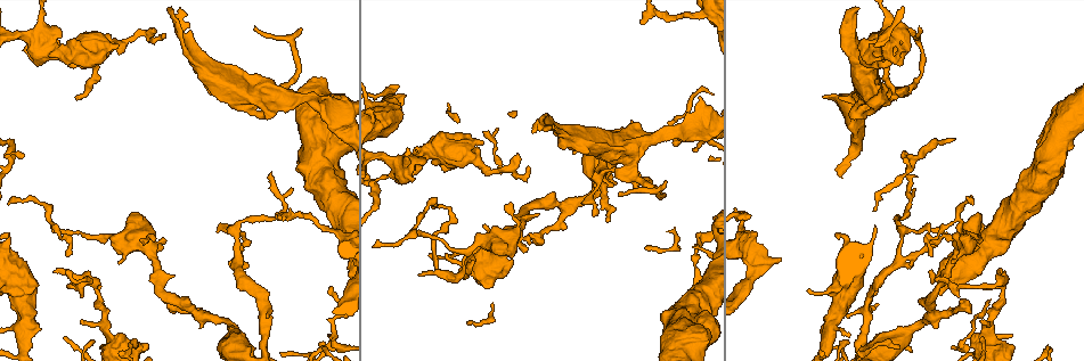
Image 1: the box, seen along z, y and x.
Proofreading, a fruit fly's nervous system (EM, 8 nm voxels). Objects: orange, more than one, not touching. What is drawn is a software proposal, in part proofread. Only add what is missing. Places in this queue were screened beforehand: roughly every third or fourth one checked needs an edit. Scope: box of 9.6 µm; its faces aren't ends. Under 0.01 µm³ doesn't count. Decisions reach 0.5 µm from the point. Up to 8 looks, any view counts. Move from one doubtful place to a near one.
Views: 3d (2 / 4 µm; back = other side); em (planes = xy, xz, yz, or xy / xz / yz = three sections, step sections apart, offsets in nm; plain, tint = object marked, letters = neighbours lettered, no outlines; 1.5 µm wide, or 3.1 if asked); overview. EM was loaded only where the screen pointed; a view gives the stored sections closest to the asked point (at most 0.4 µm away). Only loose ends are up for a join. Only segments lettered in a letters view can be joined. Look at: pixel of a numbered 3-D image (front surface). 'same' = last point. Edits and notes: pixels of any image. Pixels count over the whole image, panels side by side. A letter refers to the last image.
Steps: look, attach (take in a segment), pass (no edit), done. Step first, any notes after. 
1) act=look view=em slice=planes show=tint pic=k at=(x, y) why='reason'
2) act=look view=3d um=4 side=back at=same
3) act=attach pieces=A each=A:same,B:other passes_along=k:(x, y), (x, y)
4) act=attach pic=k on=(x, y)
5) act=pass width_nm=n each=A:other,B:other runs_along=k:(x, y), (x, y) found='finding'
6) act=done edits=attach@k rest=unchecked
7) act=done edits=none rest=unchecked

act=look view=3d um=4 side=back pic=1 at=(335, 94)

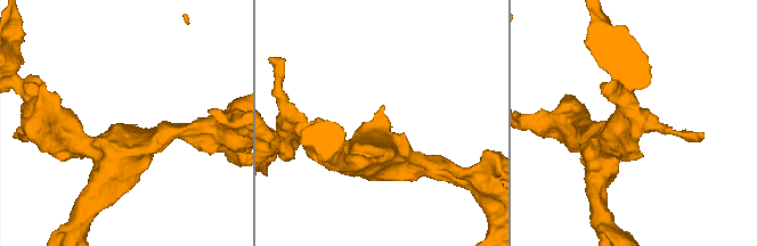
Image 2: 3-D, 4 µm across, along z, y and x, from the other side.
act=look view=em slice=planes show=letters pic=2 at=(131, 125)

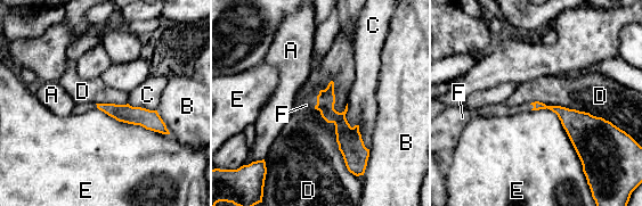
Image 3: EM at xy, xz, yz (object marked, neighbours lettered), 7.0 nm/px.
act=attach pieces=F each=A:other,B:other,C:other,D:other,E:other,F:same passes_along=3:(326, 98), (317, 100), (306, 105) found='the neuron continues'

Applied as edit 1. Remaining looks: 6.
act=look view=overview

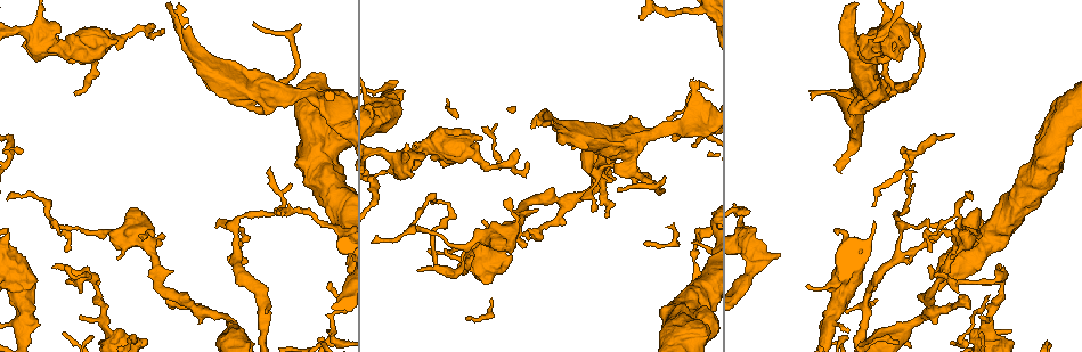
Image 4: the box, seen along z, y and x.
act=look view=em slice=xz step=4 show=letters pic=4 at=(981, 317) why='branch stops here'

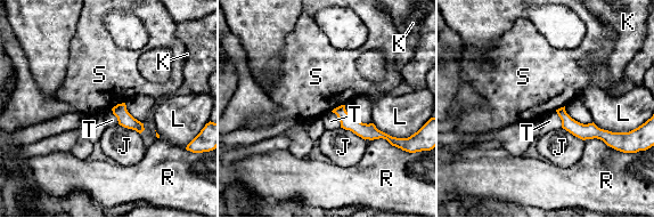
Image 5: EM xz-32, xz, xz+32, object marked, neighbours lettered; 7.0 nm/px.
act=look view=em slice=planes show=letters at=same

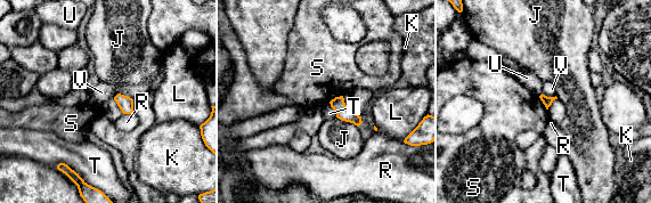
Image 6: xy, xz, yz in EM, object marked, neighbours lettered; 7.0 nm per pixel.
act=pass each=J:other,K:other,L:other,R:other,S:other,T:other,U:other,V:other border=6:(538, 96), (546, 110) found='no lettered segment goes on from it'

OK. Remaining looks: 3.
act=look view=em slice=planes show=letters pic=4 at=(960, 294) why='branch stops here'

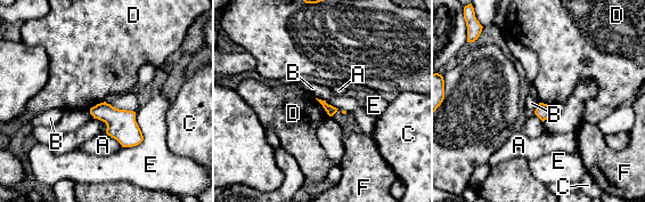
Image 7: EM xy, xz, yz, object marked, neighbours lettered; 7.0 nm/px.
act=pass each=A:other,B:other,C:other,D:other,E:other,F:other border=7:(315, 98), (328, 114) found='no lettered segment goes on from it'

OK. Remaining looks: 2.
act=done edits=attach@3 rest=unchecked

